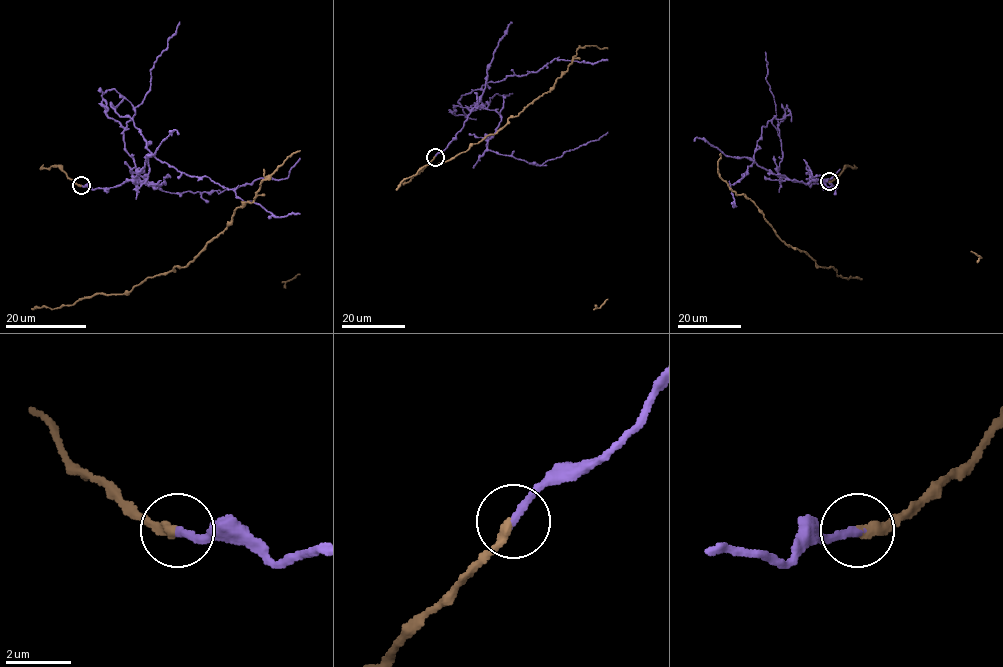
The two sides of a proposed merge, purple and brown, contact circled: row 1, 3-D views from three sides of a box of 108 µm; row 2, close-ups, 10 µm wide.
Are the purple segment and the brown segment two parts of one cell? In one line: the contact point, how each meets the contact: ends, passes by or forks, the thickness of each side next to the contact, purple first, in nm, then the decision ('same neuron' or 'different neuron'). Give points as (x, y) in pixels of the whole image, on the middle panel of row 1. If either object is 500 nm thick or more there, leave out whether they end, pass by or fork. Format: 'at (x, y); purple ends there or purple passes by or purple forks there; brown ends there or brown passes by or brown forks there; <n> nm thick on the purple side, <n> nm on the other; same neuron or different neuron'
at (435, 157); purple ends there; brown ends there; 240 nm thick on the purple side, 320 nm on the other; different neuron

